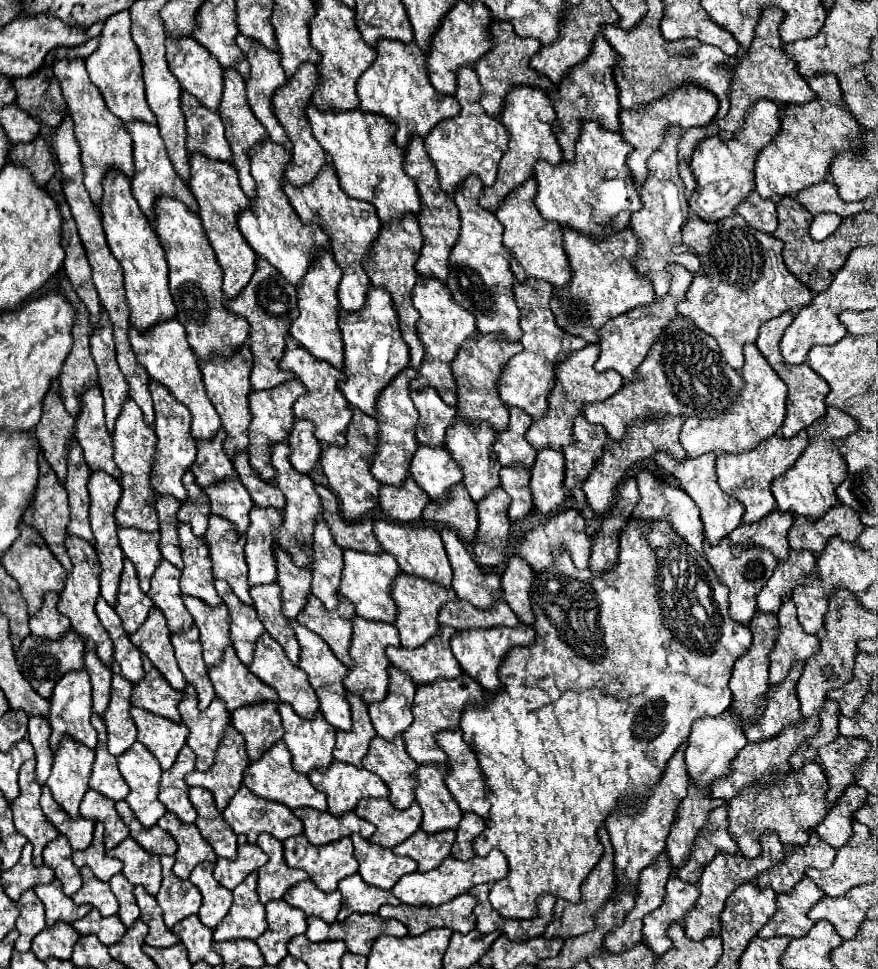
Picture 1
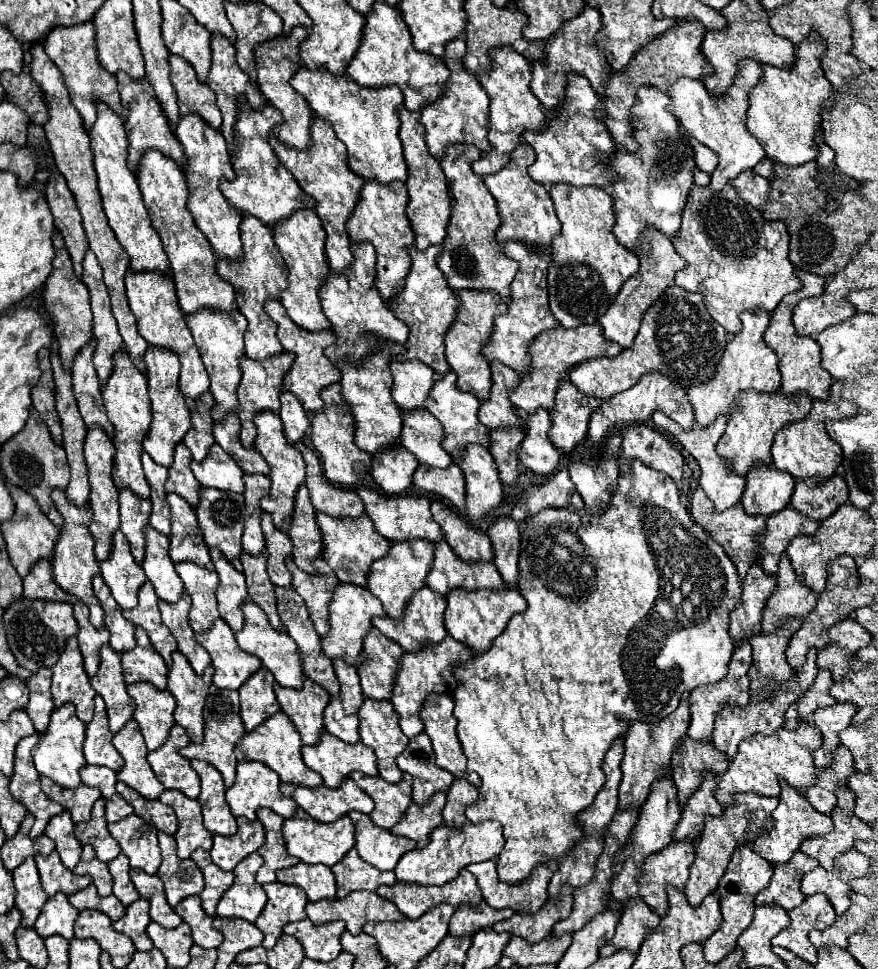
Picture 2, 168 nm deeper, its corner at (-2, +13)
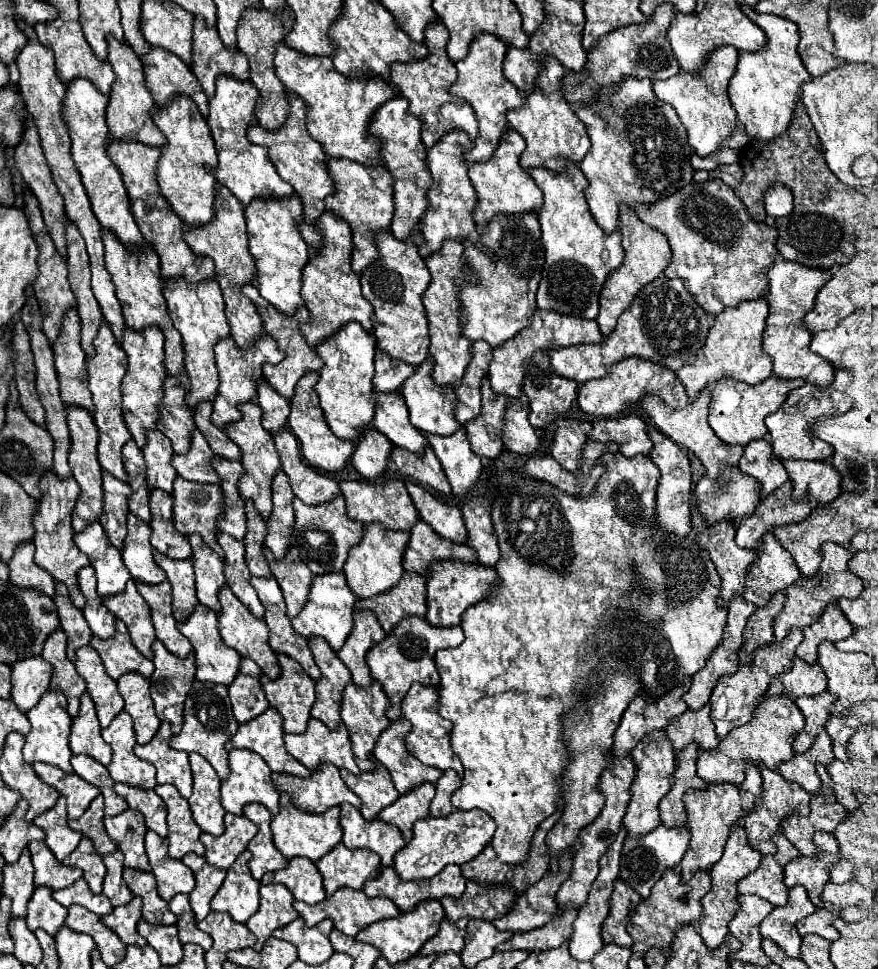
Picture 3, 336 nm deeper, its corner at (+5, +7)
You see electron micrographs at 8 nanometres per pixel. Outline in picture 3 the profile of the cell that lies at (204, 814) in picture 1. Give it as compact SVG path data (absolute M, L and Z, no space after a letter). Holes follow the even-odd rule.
M193 752L189 754L189 762L193 770L193 780L195 780L193 794L189 798L193 820L203 832L219 836L225 830L225 824L223 824L225 810L219 802L221 780L213 770L213 766L203 756Z

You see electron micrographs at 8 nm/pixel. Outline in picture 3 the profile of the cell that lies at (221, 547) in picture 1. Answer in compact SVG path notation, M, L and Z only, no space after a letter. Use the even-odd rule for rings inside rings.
M177 478L173 484L173 524L181 534L199 534L217 554L219 558L223 556L223 548L217 542L217 522L219 518L223 518L223 492L219 486L213 484L197 484L197 482L189 482L183 478Z

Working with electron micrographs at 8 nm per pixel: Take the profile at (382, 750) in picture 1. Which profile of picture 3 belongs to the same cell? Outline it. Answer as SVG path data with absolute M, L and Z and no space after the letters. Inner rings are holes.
M373 680L373 684L369 688L359 688L353 682L347 684L345 692L343 692L343 704L341 704L341 720L349 730L351 742L353 742L353 750L355 750L355 762L357 766L367 772L373 770L373 746L379 740L379 734L391 724L387 718L387 708L389 708L389 700L383 694L379 682Z

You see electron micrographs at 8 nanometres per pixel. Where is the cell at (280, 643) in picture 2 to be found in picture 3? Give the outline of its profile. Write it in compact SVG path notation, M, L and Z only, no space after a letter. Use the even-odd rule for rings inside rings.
M225 586L219 592L219 602L221 602L221 616L219 616L219 632L221 638L227 646L231 646L233 650L237 650L241 656L251 658L257 662L257 666L263 670L263 674L267 674L269 678L277 678L279 676L279 660L277 654L271 650L269 642L267 642L267 624L259 618L255 618L249 608Z

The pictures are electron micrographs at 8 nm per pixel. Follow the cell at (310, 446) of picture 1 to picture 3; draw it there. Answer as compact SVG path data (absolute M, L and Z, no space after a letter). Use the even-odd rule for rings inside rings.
M265 378L259 380L257 386L257 402L263 410L263 428L271 434L283 430L287 426L287 414L289 414L289 400L283 398Z

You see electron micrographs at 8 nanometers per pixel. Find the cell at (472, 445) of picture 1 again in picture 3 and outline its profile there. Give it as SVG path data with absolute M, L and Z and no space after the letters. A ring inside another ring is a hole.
M425 360L421 366L417 366L415 374L403 384L403 398L411 414L411 424L417 426L423 432L437 434L437 436L451 436L455 430L461 428L461 424L455 420L455 406L457 406L457 396L453 388L449 386L439 386L431 378L433 374L433 360Z

